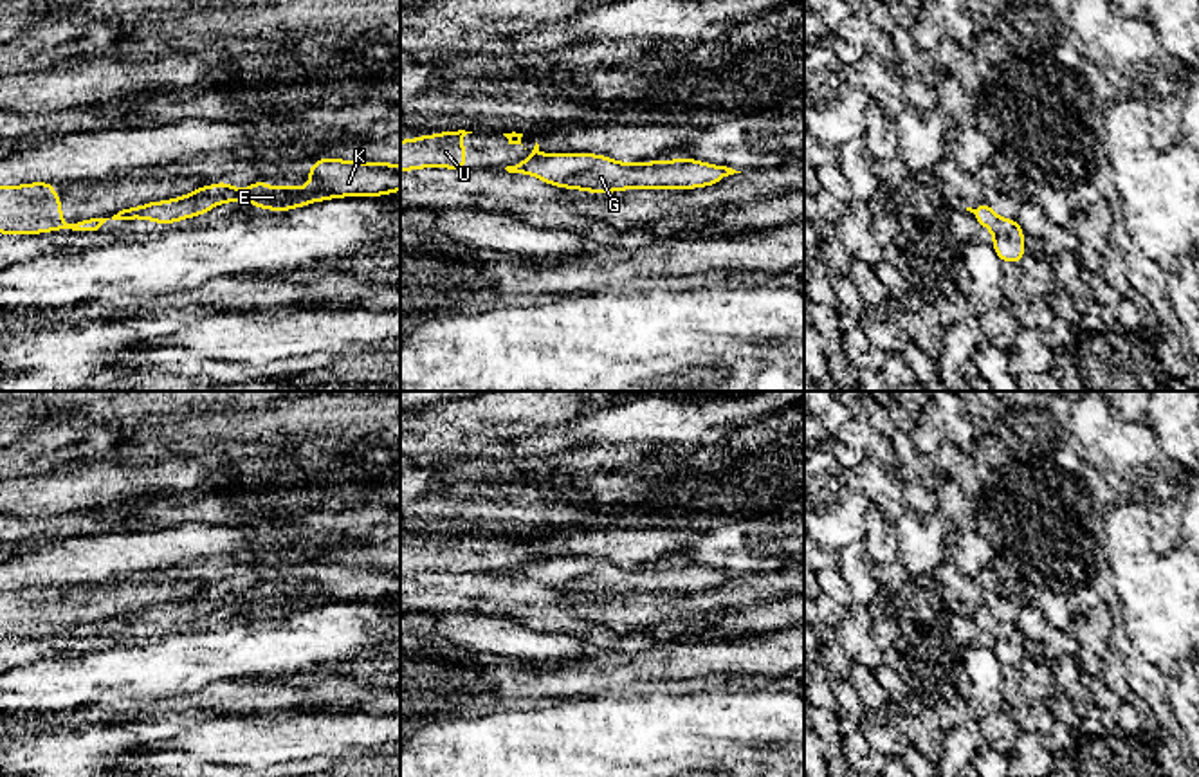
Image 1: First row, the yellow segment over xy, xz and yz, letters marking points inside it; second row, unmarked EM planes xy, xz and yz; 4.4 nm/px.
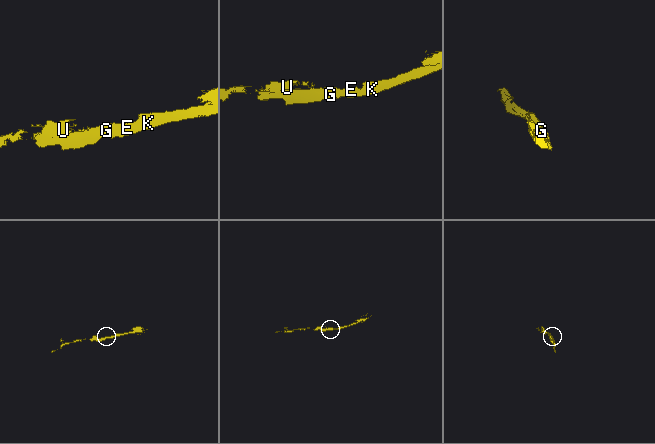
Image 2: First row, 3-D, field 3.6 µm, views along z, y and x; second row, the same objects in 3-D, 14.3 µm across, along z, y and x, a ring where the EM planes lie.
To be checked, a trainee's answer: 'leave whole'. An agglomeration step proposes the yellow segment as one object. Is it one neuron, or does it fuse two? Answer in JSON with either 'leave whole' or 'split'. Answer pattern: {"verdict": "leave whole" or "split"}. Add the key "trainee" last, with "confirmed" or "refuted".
{"verdict": "split", "trainee": "refuted"}

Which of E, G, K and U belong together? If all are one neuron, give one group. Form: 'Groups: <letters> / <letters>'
Groups: E G K / U

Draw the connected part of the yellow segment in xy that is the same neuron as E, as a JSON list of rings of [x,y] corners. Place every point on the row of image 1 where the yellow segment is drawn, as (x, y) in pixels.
[[[317,159],[307,177],[312,184],[303,189],[292,184],[269,187],[265,180],[258,180],[242,191],[229,182],[202,186],[180,198],[126,207],[112,220],[144,218],[157,224],[173,224],[204,215],[224,202],[252,202],[258,209],[290,211],[326,198],[377,197],[400,189],[400,164]]]

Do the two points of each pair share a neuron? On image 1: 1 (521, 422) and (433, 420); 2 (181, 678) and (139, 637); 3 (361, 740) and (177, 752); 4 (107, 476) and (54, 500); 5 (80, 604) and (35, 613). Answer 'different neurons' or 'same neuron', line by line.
1: same neuron
2: different neurons
3: same neuron
4: same neuron
5: same neuron

